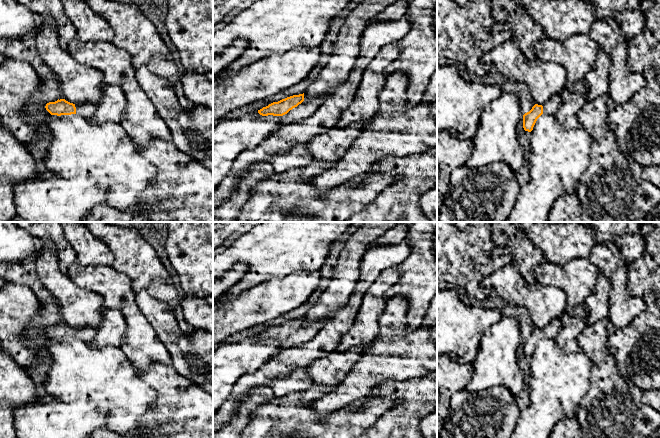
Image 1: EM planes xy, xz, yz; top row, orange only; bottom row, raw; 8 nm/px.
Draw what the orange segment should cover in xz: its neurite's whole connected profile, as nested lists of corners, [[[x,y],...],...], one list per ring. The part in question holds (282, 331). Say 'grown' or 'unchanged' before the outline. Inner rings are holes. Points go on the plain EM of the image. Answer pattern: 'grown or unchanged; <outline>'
grown; [[[303,317],[287,321],[278,326],[273,326],[258,334],[258,337],[262,340],[281,340],[282,344],[280,349],[286,350],[311,340],[323,324],[322,322],[305,324]]]

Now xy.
grown; [[[58,323],[55,326],[49,326],[46,328],[45,332],[51,339],[61,340],[78,338],[89,344],[95,338],[97,333],[95,327],[73,328],[65,323]]]

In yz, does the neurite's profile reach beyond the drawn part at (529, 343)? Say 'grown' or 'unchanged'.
grown

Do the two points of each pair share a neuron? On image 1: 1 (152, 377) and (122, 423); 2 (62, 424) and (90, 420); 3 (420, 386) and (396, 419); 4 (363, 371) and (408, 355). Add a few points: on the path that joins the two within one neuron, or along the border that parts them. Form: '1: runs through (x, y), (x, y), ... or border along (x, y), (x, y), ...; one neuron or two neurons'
1: border along (136, 370), (156, 393), (156, 399), (149, 407); two neurons
2: runs through (69, 424), (76, 420), (83, 420); one neuron
3: runs through (420, 394), (404, 412); one neuron
4: runs through (374, 366), (391, 355), (397, 355); one neuron

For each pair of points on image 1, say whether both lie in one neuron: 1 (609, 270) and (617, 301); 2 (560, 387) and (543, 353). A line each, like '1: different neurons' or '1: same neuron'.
1: same neuron
2: same neuron

